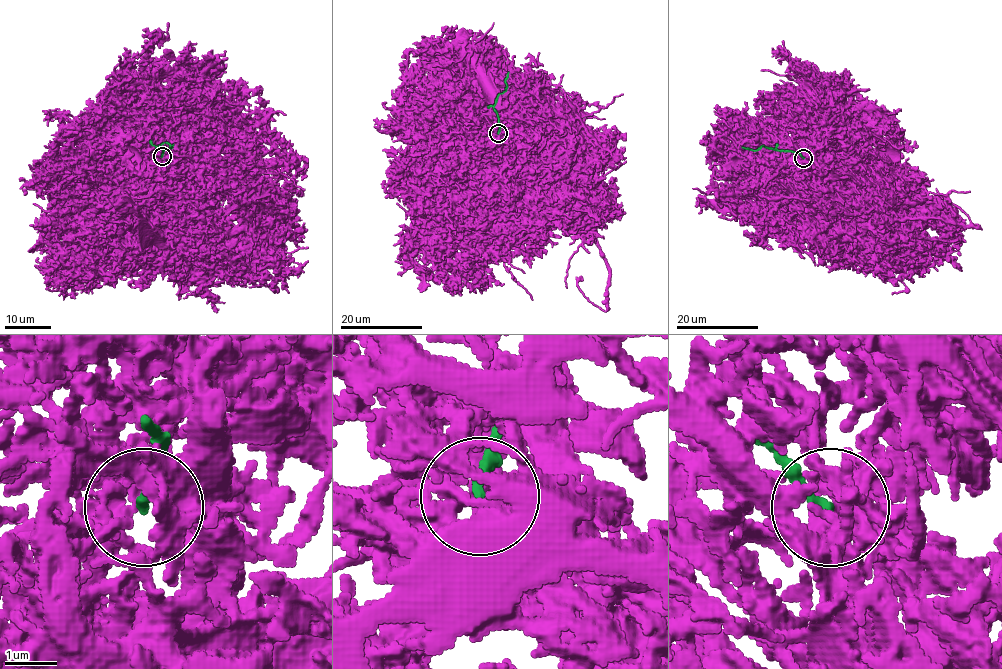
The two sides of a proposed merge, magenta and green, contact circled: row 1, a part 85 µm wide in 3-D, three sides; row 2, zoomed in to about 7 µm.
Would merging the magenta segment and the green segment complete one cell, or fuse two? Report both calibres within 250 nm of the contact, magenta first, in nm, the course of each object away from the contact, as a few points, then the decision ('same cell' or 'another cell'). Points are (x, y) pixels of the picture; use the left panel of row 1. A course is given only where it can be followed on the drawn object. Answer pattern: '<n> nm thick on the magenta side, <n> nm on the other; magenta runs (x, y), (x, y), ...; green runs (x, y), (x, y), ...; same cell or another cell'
240 nm thick on the magenta side, 170 nm on the other; magenta runs (162, 155), (160, 167), (146, 181); green runs (162, 156), (163, 150), (156, 147), (164, 142), (171, 148), (174, 144); another cell

